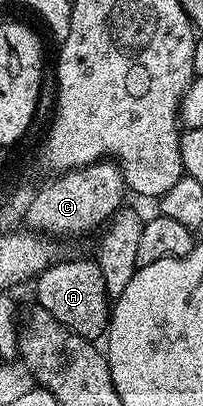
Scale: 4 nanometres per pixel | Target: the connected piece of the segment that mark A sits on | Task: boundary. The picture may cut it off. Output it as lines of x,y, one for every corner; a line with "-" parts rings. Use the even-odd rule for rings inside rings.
96,258
69,259
48,267
35,280
37,286
36,306
42,307
57,323
62,323
71,333
90,341
97,341
106,334
111,314
111,296
104,287
103,274

